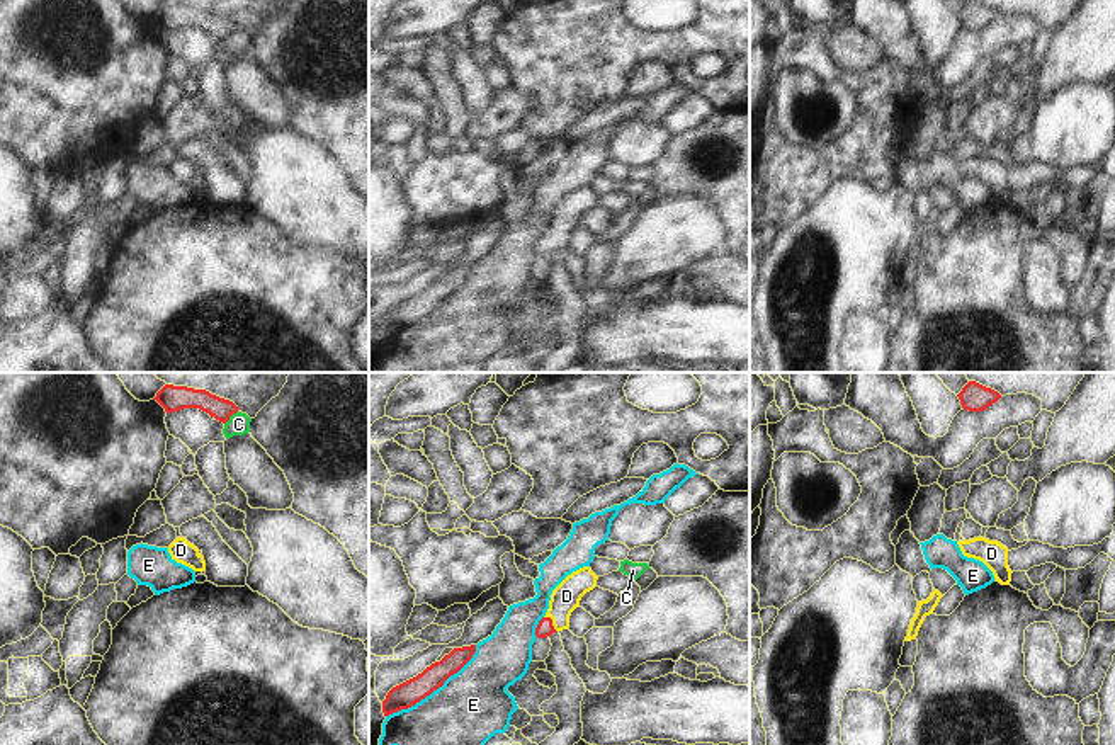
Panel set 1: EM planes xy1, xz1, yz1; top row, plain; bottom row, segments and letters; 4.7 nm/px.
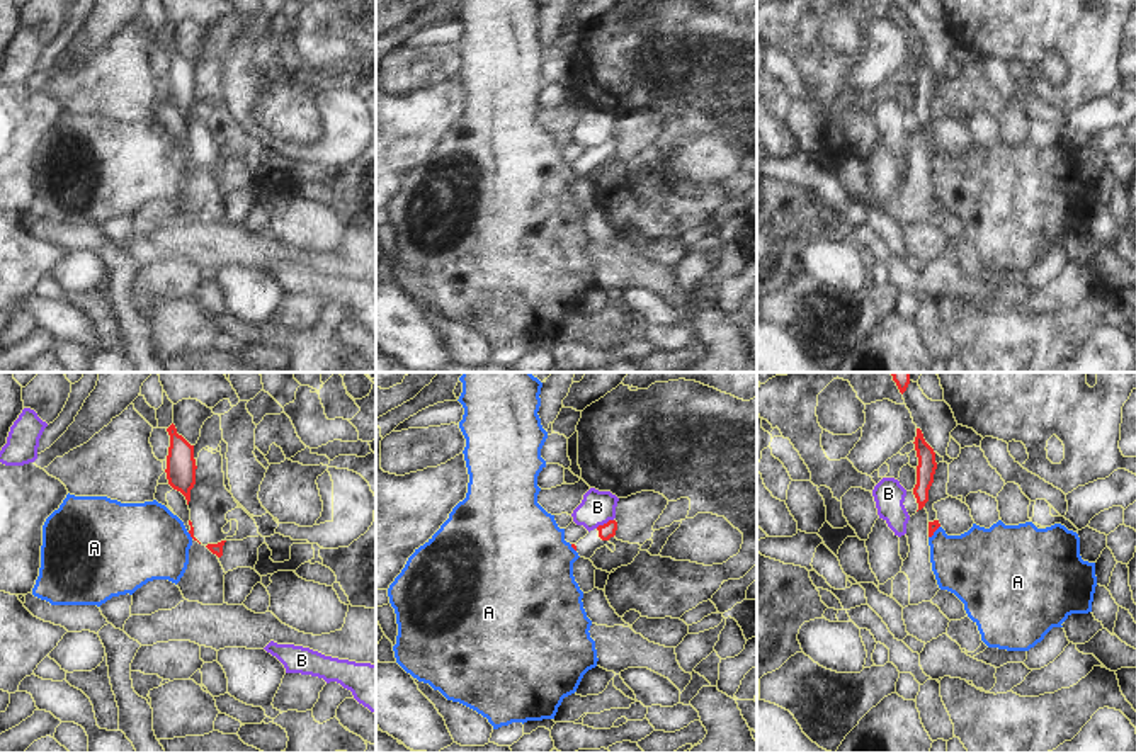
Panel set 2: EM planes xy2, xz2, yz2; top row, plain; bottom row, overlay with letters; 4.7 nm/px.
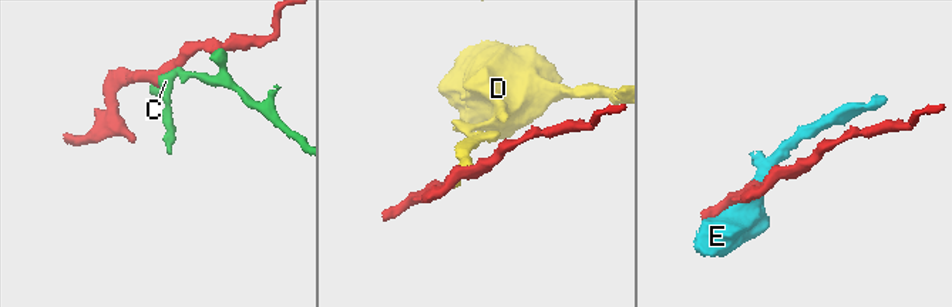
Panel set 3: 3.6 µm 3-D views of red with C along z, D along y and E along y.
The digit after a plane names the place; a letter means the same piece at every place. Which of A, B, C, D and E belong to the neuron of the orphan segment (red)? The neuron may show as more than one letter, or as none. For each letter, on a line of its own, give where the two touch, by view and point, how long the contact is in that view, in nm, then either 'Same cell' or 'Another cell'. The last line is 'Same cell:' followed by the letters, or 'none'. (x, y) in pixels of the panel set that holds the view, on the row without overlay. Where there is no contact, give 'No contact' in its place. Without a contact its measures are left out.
A: Touches red at yz2 (934, 150). Shared border 80 nm. Another cell
B: Touches red at xz2 (604, 143). Shared border 100 nm. Another cell
C: Touches red at xy1 (230, 34). Shared border 90 nm. Another cell
D: Touches red at xz1 (551, 240). Shared border 90 nm. Same cell
E: Touches red at xz1 (434, 308). Shared border 550 nm. Another cell
Same cell: D

